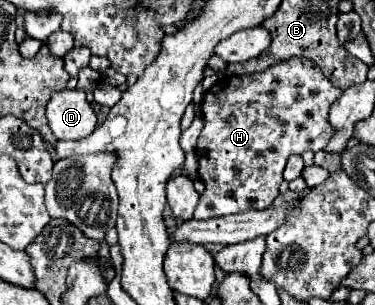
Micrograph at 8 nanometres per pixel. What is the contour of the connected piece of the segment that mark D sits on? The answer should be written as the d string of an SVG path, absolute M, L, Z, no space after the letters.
M79 89L53 93L47 103L47 119L53 135L65 141L83 139L97 127L97 115Z

